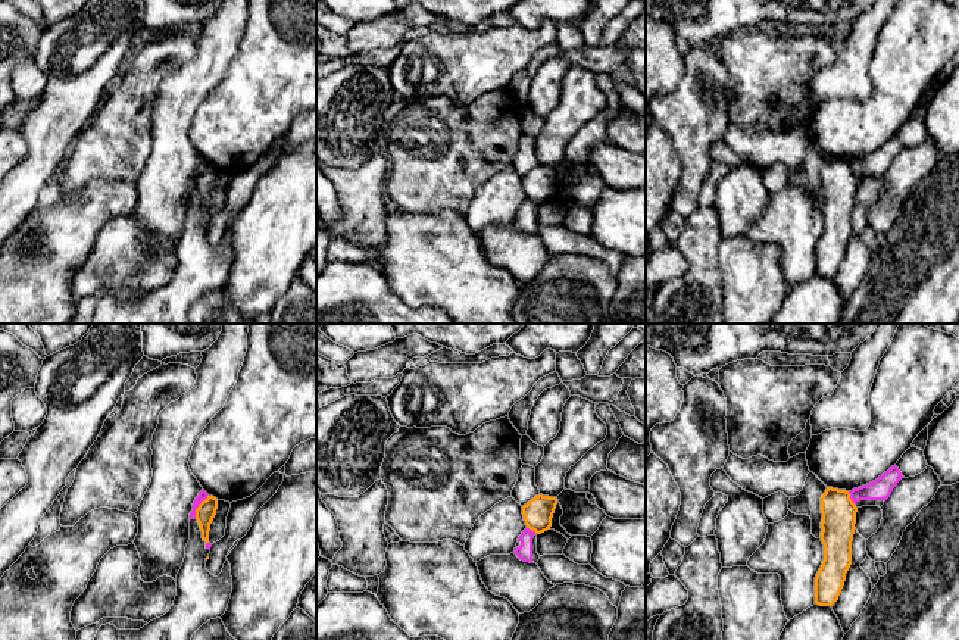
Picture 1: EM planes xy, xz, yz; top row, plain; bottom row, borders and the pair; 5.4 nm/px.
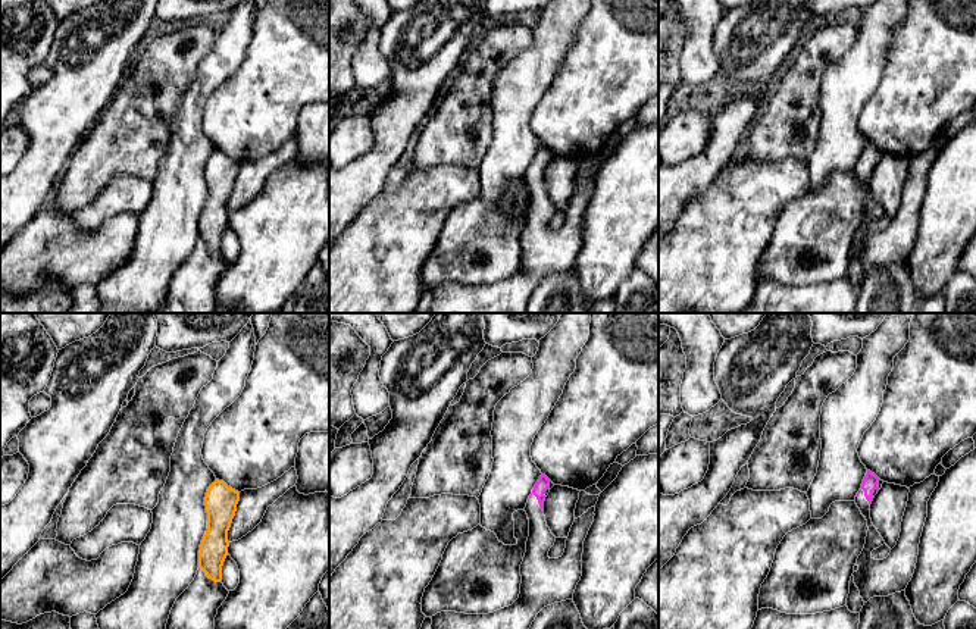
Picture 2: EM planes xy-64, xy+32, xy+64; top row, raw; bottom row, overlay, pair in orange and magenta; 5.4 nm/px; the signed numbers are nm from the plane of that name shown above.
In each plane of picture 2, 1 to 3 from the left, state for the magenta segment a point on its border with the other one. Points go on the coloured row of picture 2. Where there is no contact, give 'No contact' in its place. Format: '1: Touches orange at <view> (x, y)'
1: No contact
2: No contact
3: No contact

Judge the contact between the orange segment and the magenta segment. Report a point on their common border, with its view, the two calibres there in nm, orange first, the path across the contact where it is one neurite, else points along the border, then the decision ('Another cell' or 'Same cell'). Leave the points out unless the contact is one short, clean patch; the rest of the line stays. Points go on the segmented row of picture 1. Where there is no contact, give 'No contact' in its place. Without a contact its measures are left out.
Touches orange at xy (199, 506). Thickness 110 nm (orange) against 50 nm. Boundary: xy (208, 495), (196, 509), (194, 517). Another cell

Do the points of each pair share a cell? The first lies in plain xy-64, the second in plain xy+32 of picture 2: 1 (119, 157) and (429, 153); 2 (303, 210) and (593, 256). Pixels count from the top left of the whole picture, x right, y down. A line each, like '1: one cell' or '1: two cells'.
1: one cell
2: one cell

